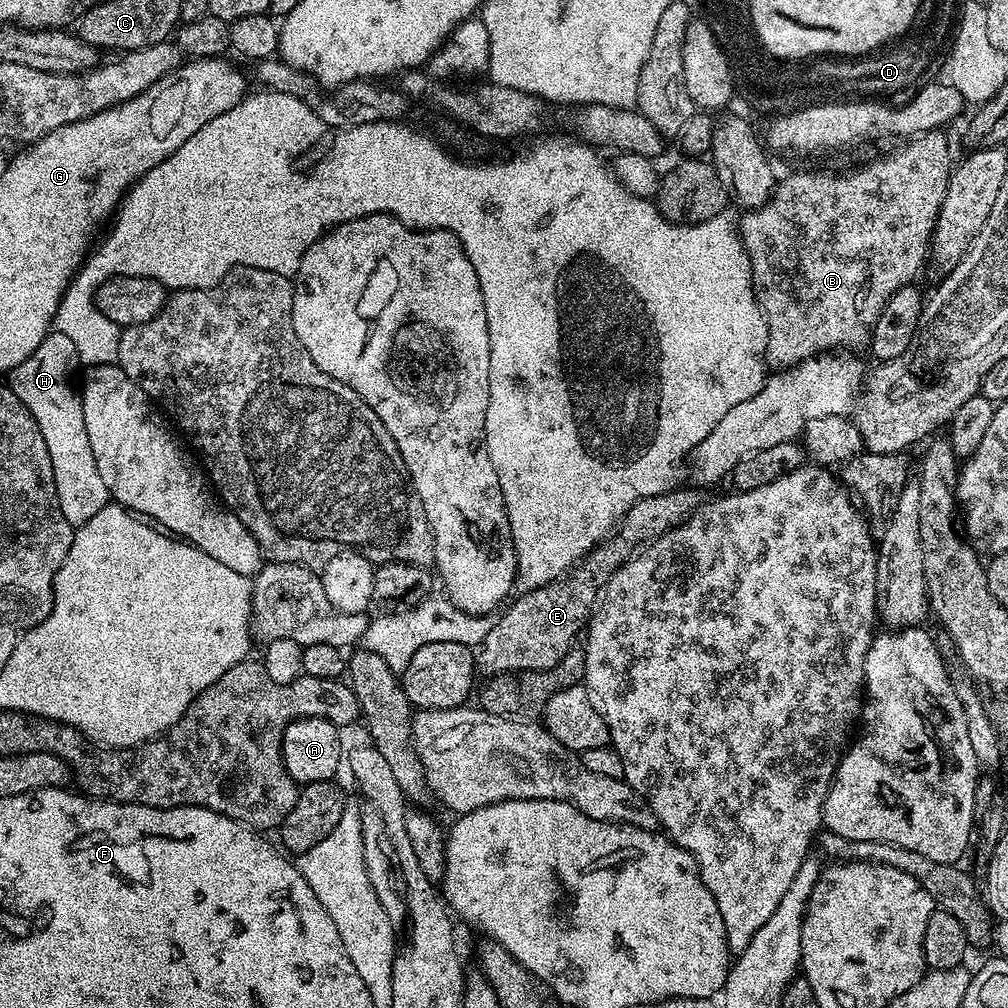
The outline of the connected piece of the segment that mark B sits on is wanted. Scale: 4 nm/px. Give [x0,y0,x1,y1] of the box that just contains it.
[738,131,954,370]

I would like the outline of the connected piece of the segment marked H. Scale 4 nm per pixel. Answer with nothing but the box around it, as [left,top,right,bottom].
[10,330,110,526]

